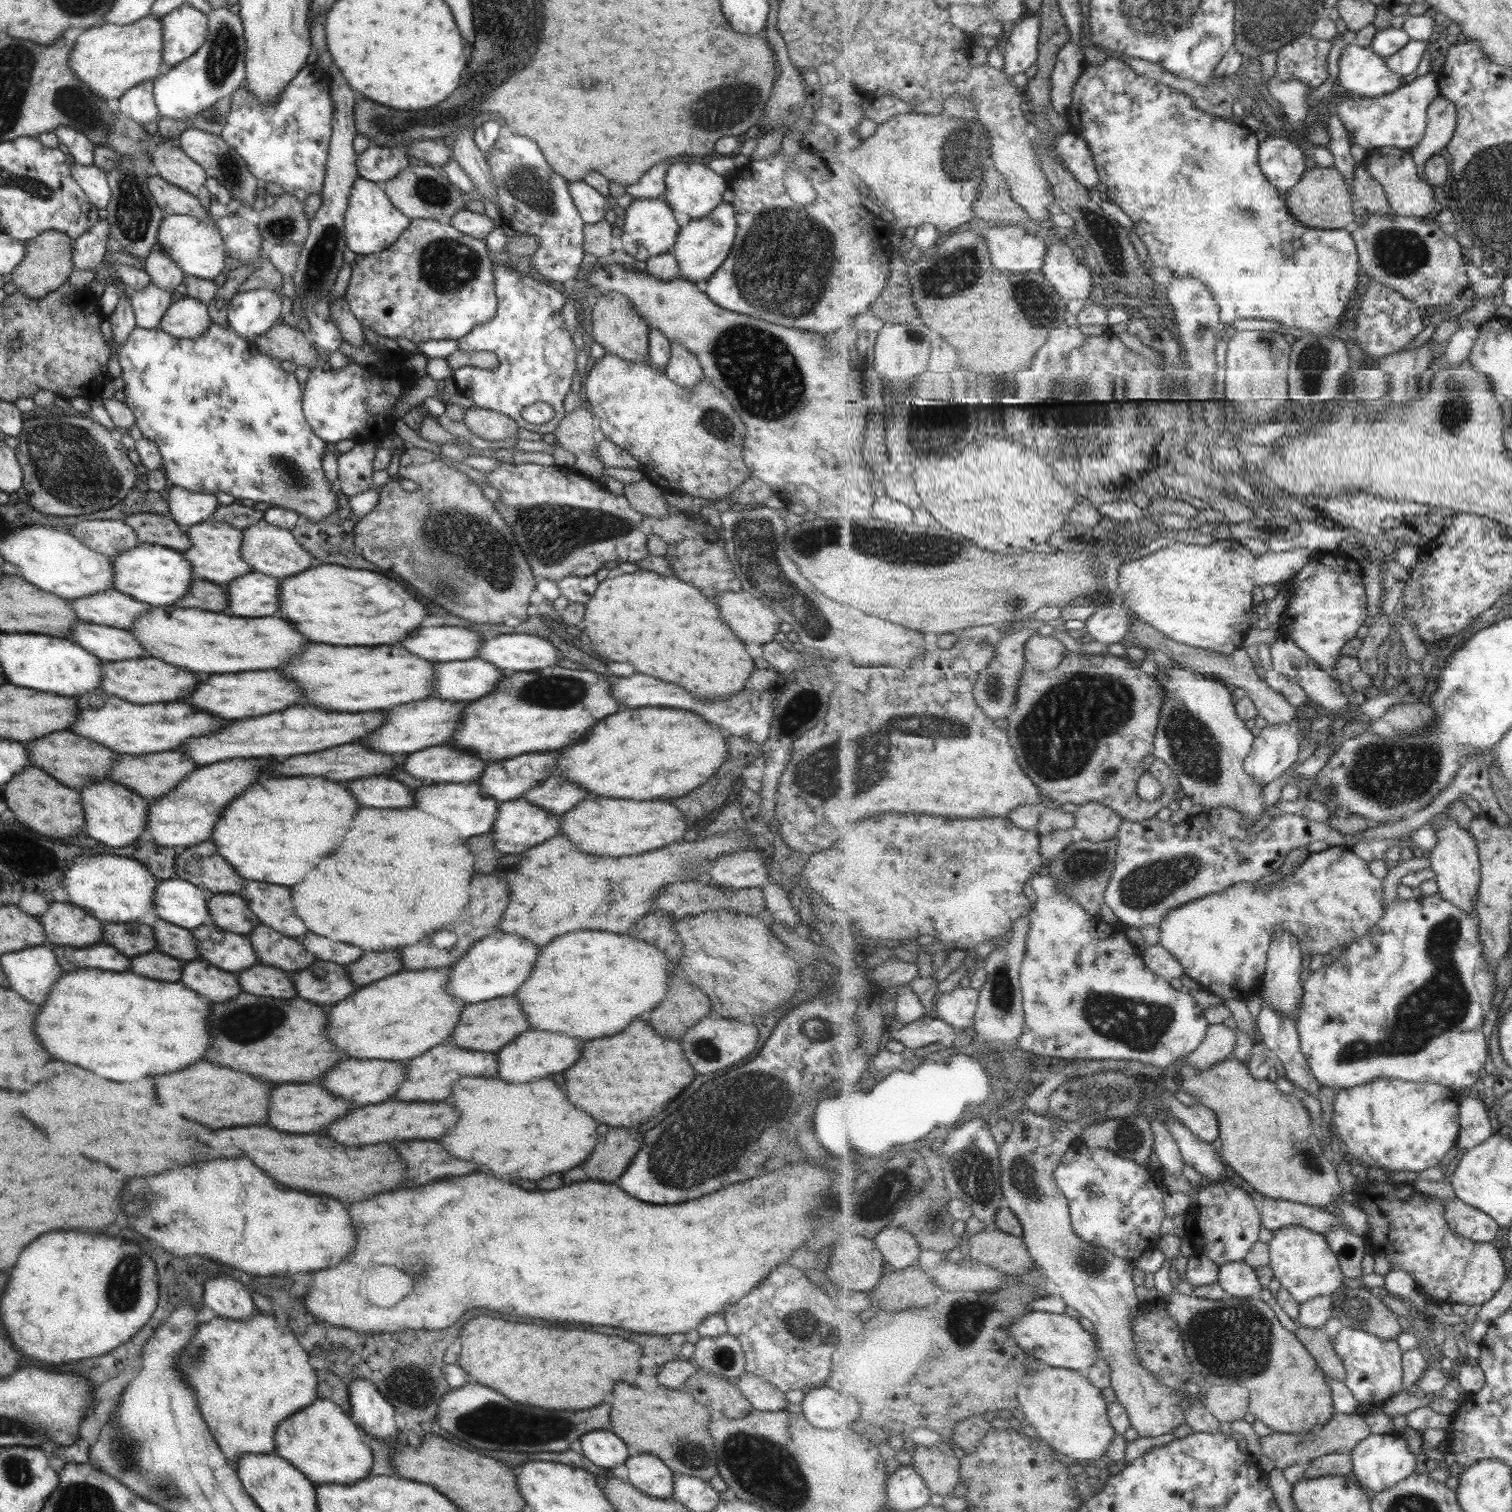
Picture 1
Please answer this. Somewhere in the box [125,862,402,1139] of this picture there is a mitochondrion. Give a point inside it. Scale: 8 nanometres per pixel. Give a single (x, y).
(251, 1023)

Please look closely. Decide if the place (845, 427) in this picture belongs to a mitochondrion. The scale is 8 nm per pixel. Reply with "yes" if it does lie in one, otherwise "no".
no

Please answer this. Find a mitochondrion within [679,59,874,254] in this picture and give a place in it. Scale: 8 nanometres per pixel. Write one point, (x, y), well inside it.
(724, 108)

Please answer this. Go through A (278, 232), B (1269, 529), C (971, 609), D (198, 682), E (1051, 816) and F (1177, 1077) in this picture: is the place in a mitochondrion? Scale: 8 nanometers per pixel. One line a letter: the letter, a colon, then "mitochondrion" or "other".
A: mitochondrion
B: other
C: other
D: other
E: other
F: other

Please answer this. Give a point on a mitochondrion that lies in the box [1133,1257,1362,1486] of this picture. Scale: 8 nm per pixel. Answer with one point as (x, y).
(1228, 1339)

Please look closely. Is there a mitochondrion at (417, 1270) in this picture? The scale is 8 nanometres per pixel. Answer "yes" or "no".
yes

